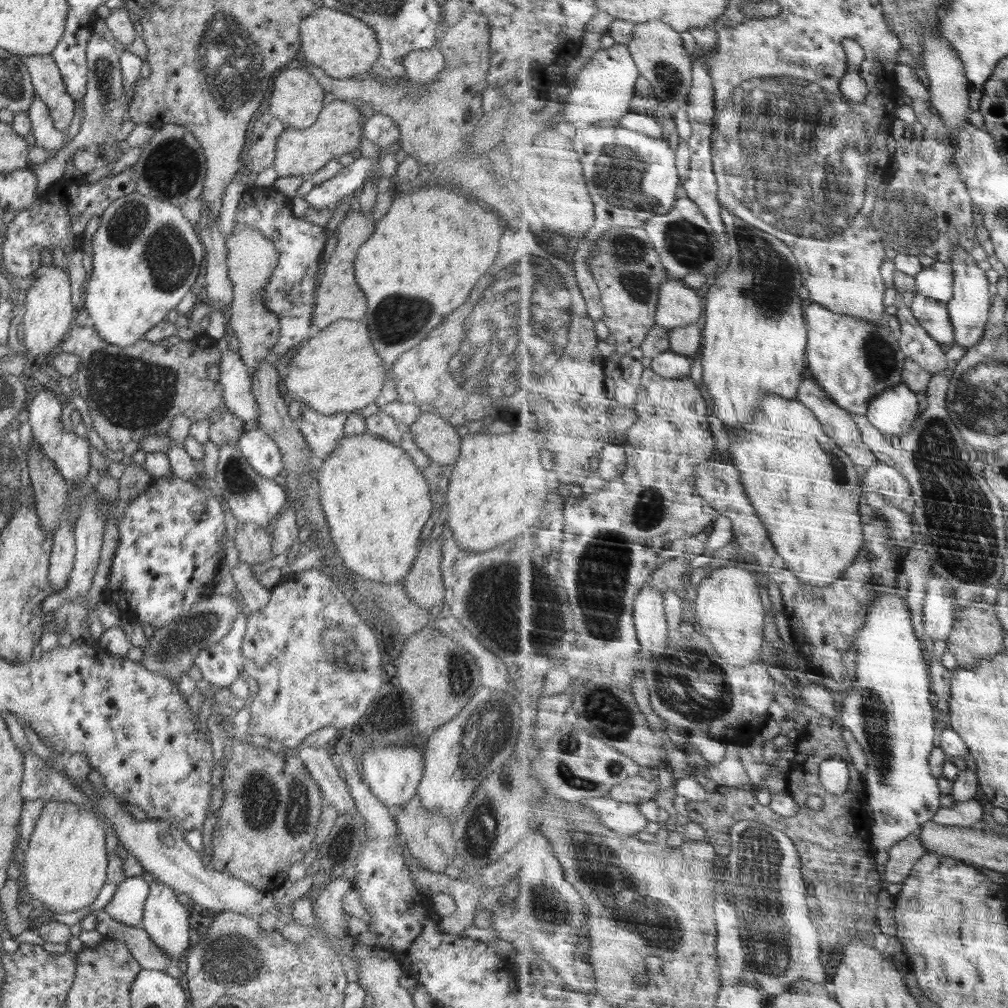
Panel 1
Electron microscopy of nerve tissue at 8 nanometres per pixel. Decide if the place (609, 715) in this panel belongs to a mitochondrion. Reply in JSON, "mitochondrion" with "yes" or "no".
{"mitochondrion":"yes"}

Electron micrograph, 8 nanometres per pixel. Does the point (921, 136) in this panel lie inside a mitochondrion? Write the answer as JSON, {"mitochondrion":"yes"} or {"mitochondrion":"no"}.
{"mitochondrion":"no"}

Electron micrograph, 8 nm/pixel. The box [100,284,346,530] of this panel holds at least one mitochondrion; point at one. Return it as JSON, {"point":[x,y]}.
{"point":[239,484]}

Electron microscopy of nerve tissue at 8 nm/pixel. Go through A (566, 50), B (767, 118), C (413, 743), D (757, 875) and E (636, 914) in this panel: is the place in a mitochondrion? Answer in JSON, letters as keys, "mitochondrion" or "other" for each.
{"A":"other","B":"mitochondrion","C":"other","D":"mitochondrion","E":"mitochondrion"}

